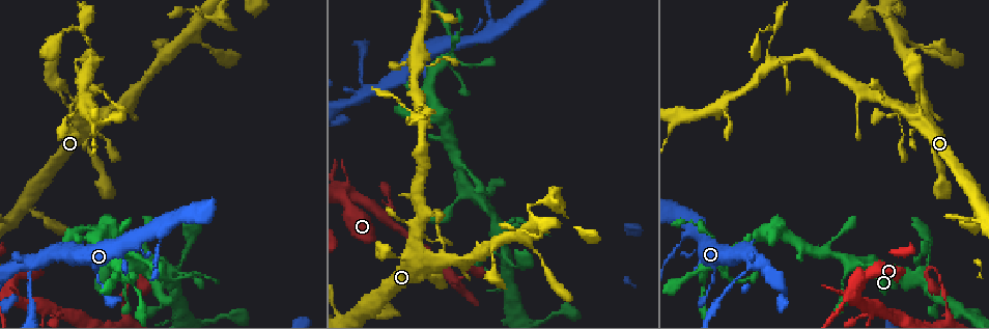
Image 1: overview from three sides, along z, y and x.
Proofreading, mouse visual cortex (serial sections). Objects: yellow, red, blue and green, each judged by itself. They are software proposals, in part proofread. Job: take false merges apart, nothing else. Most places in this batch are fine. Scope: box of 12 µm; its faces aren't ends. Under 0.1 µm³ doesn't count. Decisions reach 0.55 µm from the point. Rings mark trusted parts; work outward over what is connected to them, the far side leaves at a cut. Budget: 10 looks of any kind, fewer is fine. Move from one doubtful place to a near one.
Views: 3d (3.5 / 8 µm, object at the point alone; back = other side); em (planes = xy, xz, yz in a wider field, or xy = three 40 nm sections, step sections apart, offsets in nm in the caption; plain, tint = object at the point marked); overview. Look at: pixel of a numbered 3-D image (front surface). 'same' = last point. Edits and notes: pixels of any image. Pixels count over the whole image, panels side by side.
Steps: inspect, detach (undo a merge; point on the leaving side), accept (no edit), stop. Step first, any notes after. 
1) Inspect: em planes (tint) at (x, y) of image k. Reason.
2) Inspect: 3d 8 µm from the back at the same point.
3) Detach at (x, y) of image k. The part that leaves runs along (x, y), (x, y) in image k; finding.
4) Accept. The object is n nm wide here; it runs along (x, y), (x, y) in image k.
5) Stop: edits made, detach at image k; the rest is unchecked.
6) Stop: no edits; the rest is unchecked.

Inspect: 3d 3.5 µm at (132, 268) of image 1. Four arms meet.

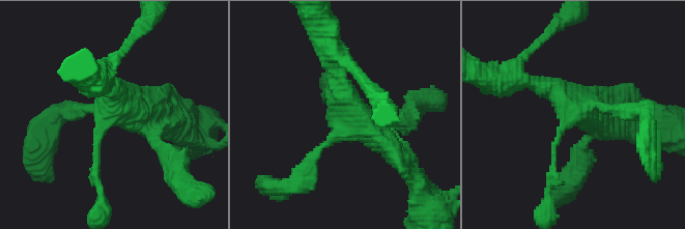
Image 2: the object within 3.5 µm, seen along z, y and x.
Inspect: em xy step 2 (tint) at (348, 123) of image 2. Need the tissue.

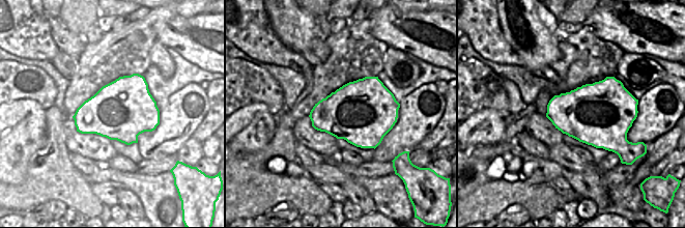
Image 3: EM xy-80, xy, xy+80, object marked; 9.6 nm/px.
Accept. It runs along (635, 110), (574, 110), (529, 81) in image 2; continuous, no second cell.

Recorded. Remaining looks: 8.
Inspect: 3d 3.5 µm at (51, 310) of image 1. Four or more arms meet.

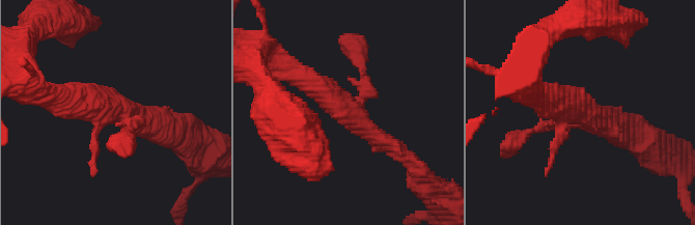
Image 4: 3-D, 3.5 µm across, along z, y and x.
Inspect: em planes (tint) at (583, 111) of image 4. 4 arms meet here; the arms are 150, 150, 300, 400 nm wide; shape alone is not enough.

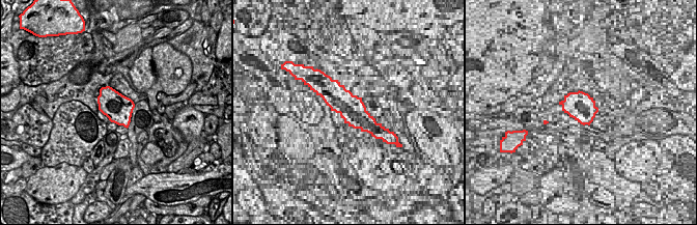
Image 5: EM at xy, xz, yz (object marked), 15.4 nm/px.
Inspect: em xy step 3 (tint) at the same point. Cut it another way.

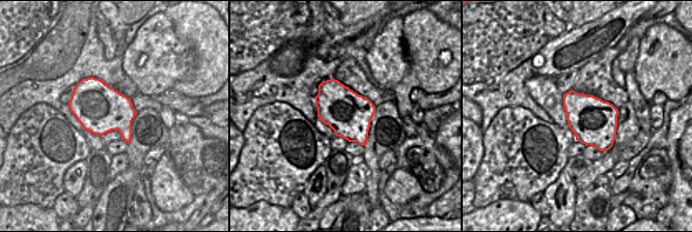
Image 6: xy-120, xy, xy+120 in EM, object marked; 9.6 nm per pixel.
Accept. The object is 420 nm wide here; it runs along (300, 77), (408, 159) in image 4; continuous, no second cell.

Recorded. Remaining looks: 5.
Inspect: 3d 8 µm at (414, 255) of image 1. Abrupt turn.

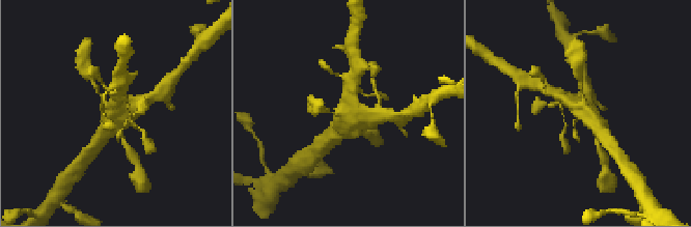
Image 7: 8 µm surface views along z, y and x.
Inspect: em xy step 1 (tint) at (580, 108) of image 7. Shape alone is not enough.

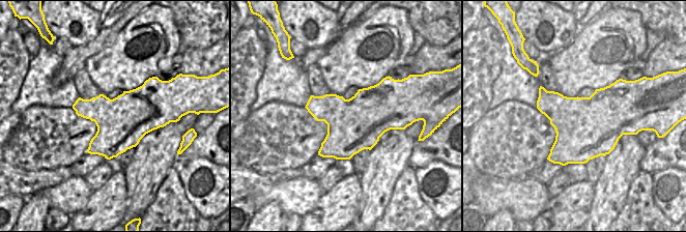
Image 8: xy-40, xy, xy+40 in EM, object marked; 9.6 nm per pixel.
Accept. The object is 500 nm wide here; it runs along (603, 134), (585, 112), (561, 97) in image 7; continuous, no second cell.

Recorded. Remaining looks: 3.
Inspect: 3d 3.5 µm at (79, 30) of image 1. Sharp bend.

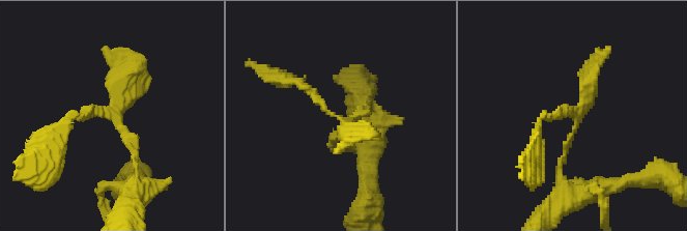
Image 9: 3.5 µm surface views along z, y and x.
Inspect: em planes (tint) at (574, 113) of image 9.

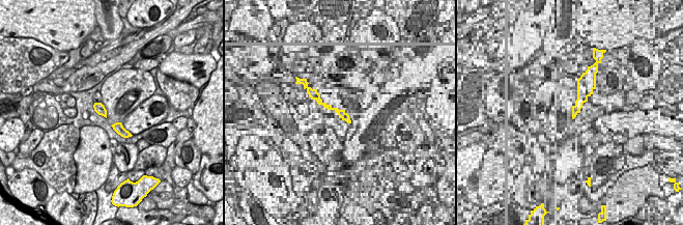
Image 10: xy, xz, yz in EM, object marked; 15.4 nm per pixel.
Inspect: em xy step 5 (tint) at the same point.

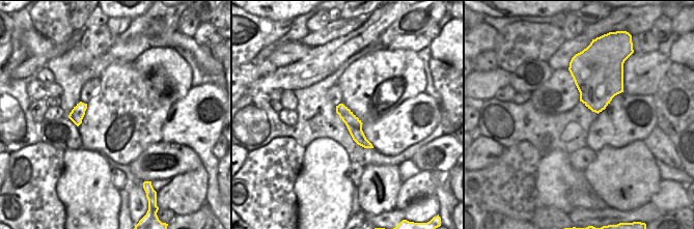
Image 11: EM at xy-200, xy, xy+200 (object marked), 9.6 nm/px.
Accept. The object is 150 nm wide here; it runs along (338, 108), (368, 145) in image 11; one cell here.

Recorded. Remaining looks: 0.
Stop: no edits; the rest is unchecked.

